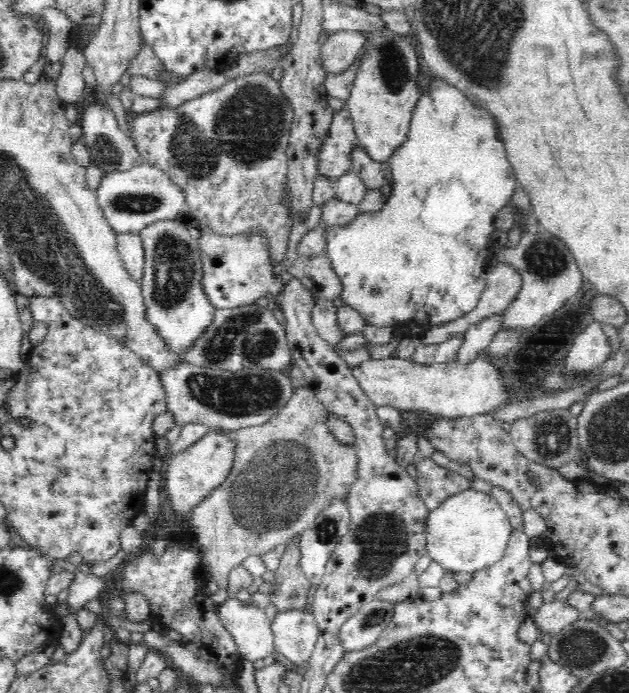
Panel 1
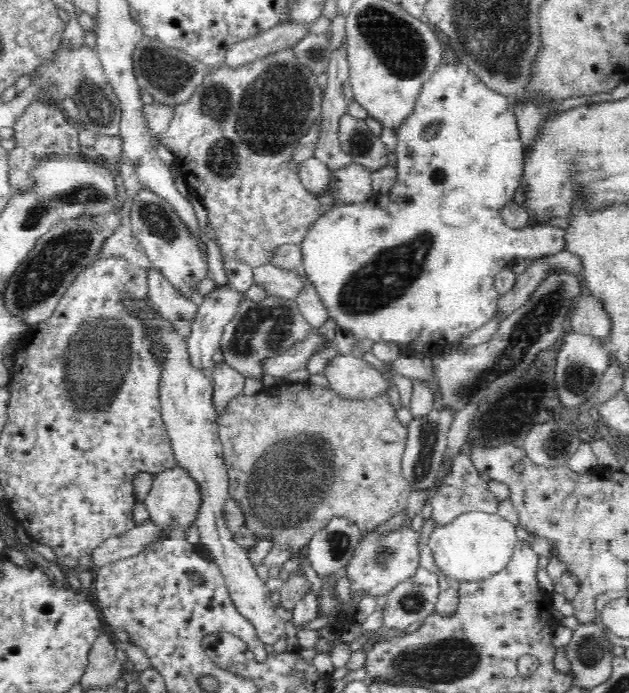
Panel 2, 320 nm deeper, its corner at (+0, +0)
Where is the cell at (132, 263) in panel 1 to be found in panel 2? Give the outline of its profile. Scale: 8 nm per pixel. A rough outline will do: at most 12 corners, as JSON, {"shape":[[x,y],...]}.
{"shape":[[145,272],[150,302],[190,336],[197,300],[182,298],[162,273]]}

